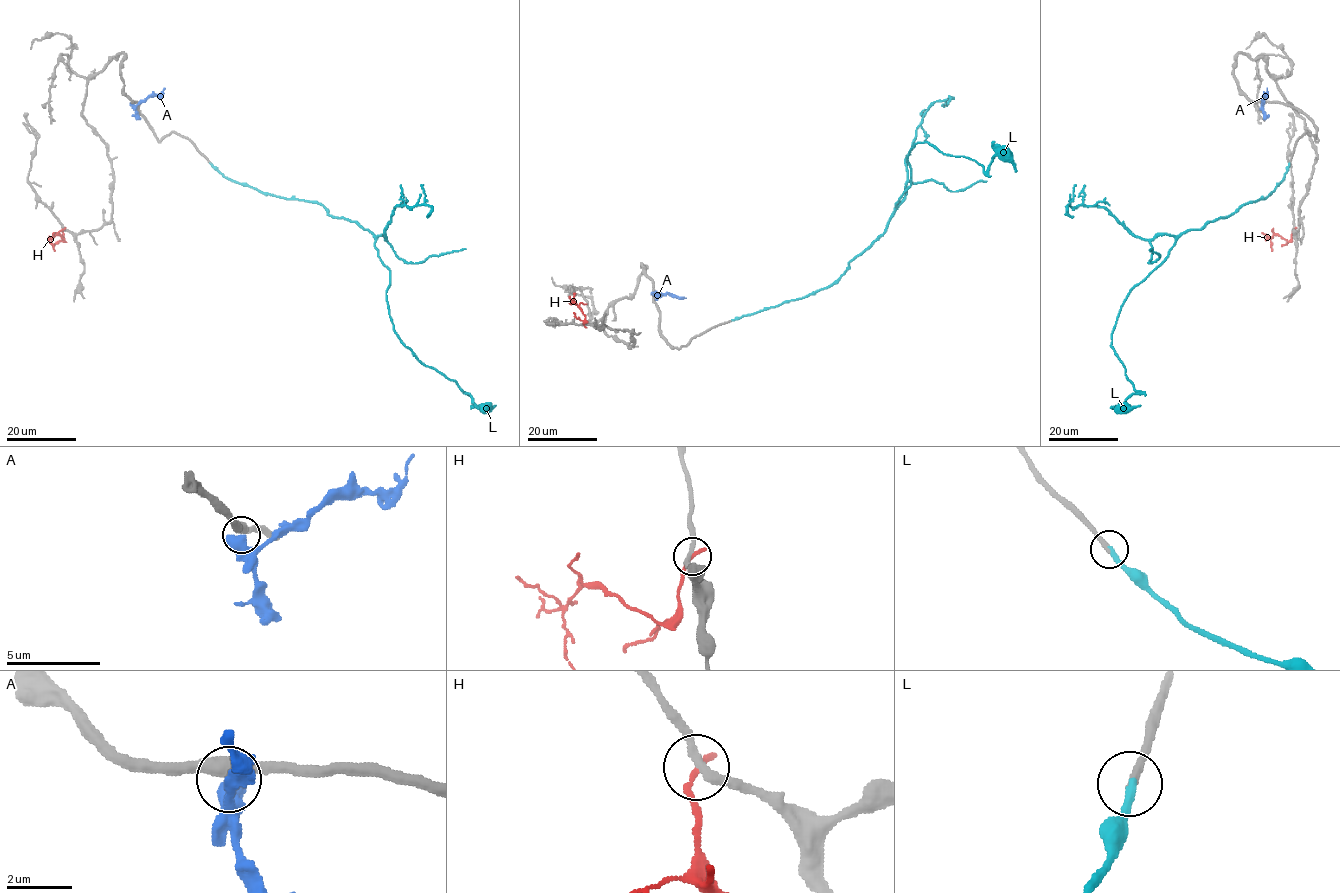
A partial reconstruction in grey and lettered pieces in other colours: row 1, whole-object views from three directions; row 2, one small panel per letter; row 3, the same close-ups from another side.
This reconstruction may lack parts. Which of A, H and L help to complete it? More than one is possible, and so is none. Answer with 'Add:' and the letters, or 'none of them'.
Add: L

